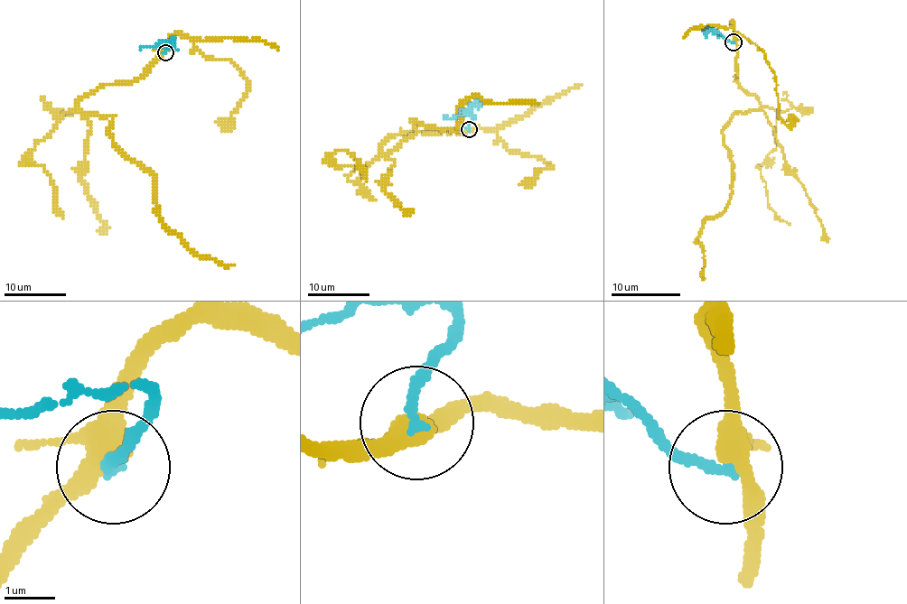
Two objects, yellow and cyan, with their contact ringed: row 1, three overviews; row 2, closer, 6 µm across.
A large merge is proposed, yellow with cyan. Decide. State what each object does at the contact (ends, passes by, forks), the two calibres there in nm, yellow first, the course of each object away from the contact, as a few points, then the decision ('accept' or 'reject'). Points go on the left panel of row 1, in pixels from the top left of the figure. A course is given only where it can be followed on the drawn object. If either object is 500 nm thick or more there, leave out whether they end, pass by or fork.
yellow forks | cyan ends | 360/200 nm | yellow via (164, 52), (78, 106), (112, 116), (112, 143), (154, 177), (169, 231), (235, 265) | cyan via (164, 52), (169, 46), (168, 42), (141, 49) | reject

